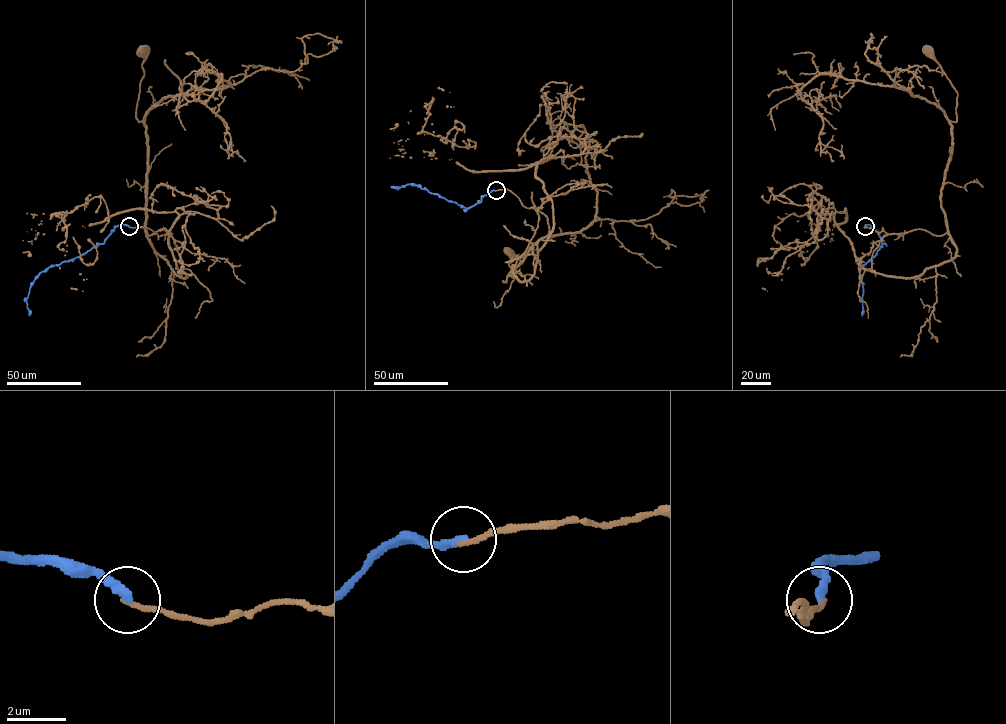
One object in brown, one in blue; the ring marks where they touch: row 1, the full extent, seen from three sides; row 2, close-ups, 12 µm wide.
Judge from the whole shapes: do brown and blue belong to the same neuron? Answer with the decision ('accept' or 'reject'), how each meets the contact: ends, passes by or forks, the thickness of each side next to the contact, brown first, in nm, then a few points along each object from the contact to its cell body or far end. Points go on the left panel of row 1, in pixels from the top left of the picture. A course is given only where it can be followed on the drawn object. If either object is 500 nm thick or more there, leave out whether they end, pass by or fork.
reject; brown ends; blue ends; calibres 180 and 300 nm; course brown (129, 227), (154, 232), (165, 228), (171, 233), (146, 233), (146, 134), (136, 118), (141, 50); course blue (129, 226), (115, 226), (103, 243), (42, 271), (26, 299), (29, 315)

